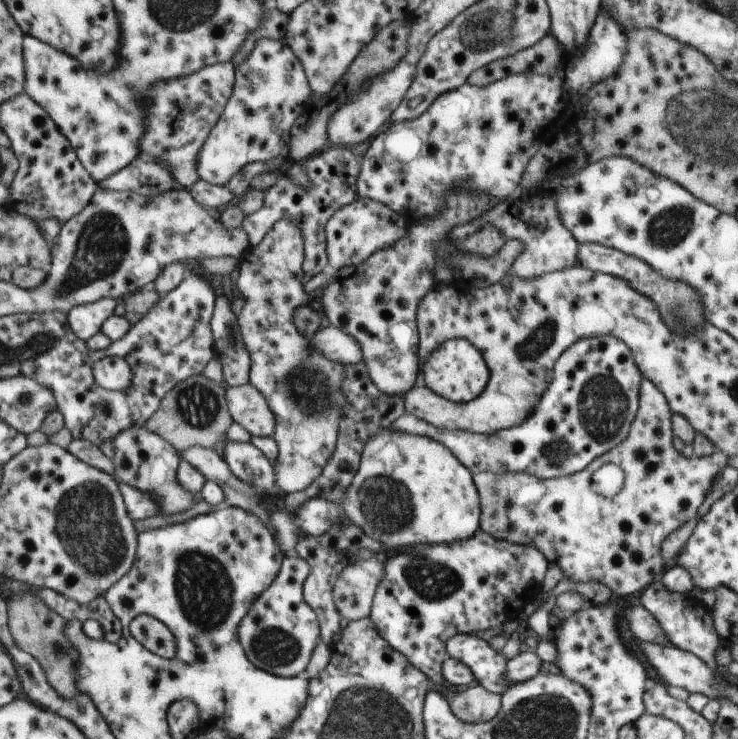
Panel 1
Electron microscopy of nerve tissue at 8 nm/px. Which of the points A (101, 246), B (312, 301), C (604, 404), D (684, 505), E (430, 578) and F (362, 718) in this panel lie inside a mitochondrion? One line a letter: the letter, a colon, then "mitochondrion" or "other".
A: mitochondrion
B: other
C: mitochondrion
D: other
E: mitochondrion
F: mitochondrion

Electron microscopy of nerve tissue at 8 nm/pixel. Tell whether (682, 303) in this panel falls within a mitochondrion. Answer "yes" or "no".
yes

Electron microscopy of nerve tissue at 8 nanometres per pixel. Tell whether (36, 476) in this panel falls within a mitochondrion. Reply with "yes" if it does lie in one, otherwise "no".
no

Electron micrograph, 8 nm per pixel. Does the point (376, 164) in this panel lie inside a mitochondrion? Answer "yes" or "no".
no

